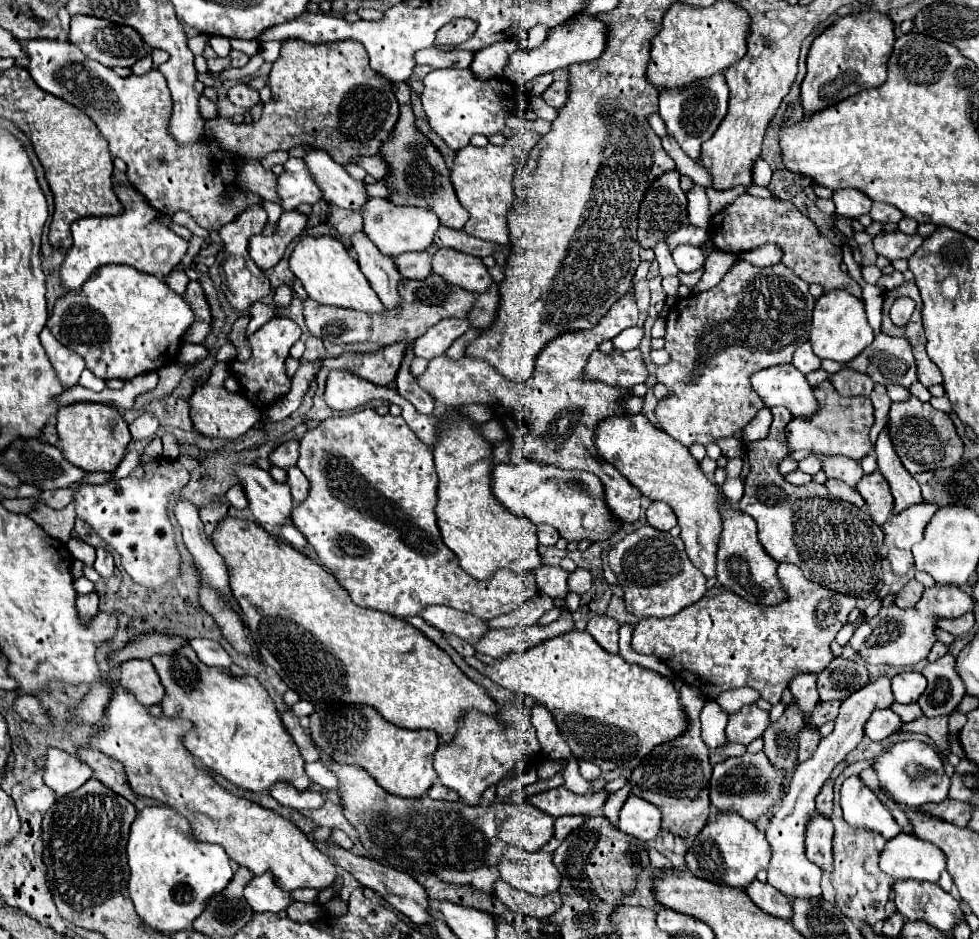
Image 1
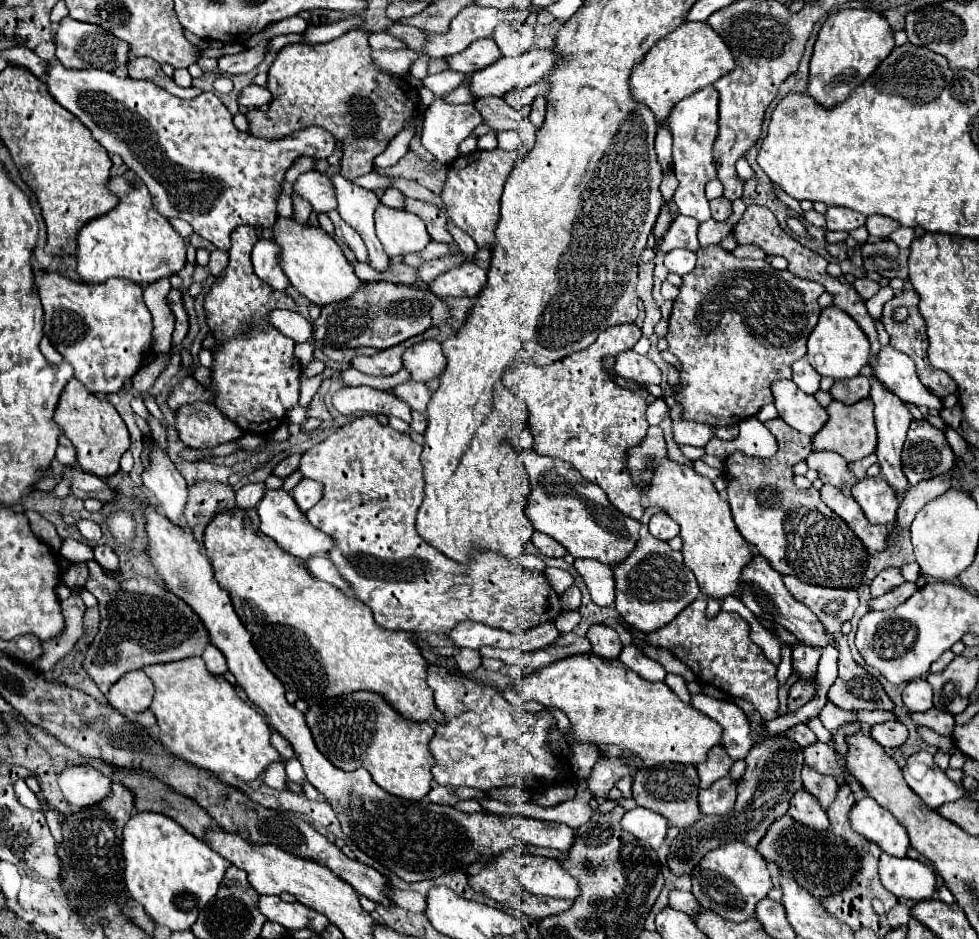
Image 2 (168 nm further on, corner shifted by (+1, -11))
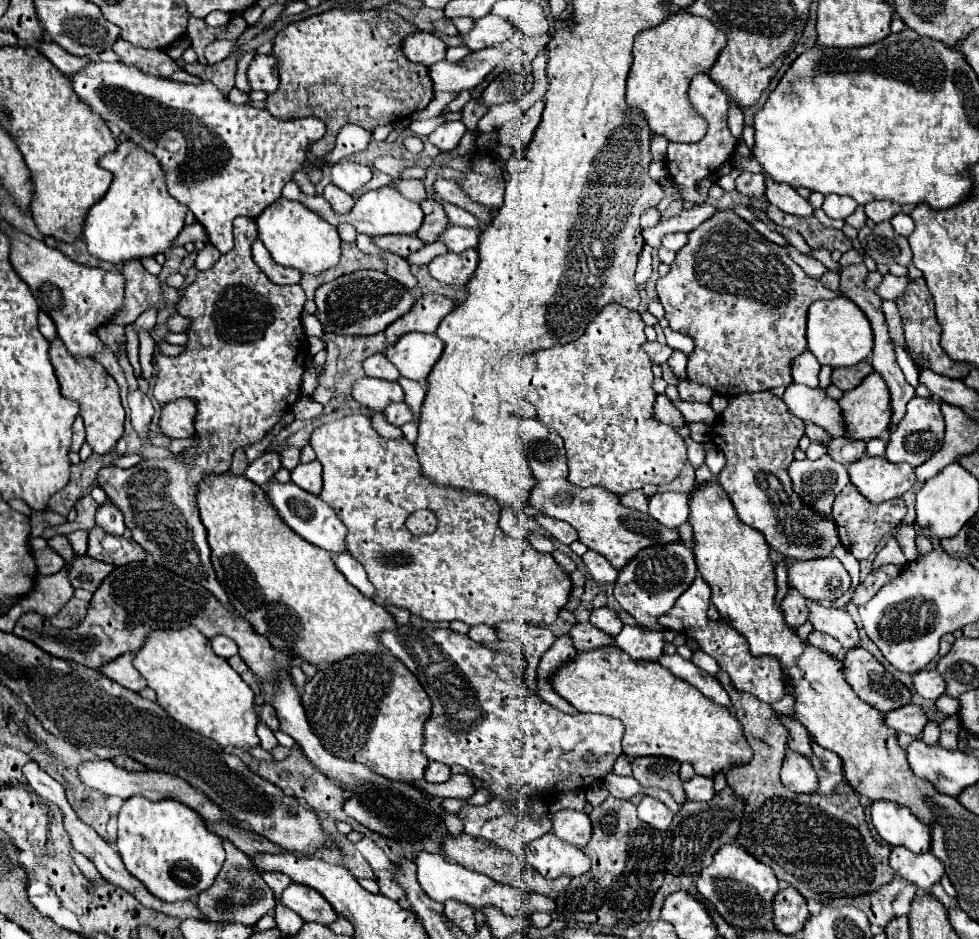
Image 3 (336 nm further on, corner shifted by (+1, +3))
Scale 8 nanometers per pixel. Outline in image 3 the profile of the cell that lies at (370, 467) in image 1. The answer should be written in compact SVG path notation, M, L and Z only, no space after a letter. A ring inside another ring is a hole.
M353 414L353 416L345 416L345 418L339 418L335 422L329 422L329 424L323 424L319 426L313 436L311 436L311 446L317 454L317 460L321 462L323 466L323 490L321 490L321 498L333 506L337 510L337 514L341 516L341 522L345 522L345 526L349 528L349 534L347 534L347 552L351 552L351 556L361 562L367 570L367 576L371 580L371 584L377 588L377 598L383 602L383 604L395 604L399 608L407 608L411 614L417 614L421 616L423 620L429 620L429 622L453 622L453 620L461 620L469 626L473 624L487 624L487 626L495 626L499 622L509 622L509 620L515 620L515 622L527 622L527 624L553 624L561 612L561 608L567 604L569 600L569 594L571 594L571 588L573 588L573 582L571 582L571 576L553 560L551 554L543 554L543 552L537 552L527 540L515 540L507 534L503 534L503 530L499 528L499 512L501 512L501 506L497 504L497 500L493 500L491 496L485 496L485 494L477 494L477 492L469 492L469 490L459 490L459 488L443 488L443 486L437 486L433 480L429 480L423 472L421 472L421 464L417 460L417 454L413 450L413 446L407 442L407 438L399 438L399 440L385 440L383 436L379 436L373 426L371 426L371 420L363 414ZM415 510L431 510L433 514L439 514L439 528L435 530L435 534L429 534L429 536L413 536L407 528L405 528L405 520L411 512Z

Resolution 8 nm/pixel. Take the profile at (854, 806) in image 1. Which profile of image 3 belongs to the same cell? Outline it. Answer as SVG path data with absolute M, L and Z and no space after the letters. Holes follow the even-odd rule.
M877 800L871 804L871 818L877 834L891 846L903 846L915 854L931 850L931 828L915 818L909 808Z

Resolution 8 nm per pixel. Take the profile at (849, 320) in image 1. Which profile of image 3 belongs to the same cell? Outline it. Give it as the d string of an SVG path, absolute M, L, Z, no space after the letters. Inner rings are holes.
M845 296L833 300L817 300L809 306L807 312L807 350L815 354L819 364L831 368L853 366L861 360L867 360L873 350L873 332L865 314Z

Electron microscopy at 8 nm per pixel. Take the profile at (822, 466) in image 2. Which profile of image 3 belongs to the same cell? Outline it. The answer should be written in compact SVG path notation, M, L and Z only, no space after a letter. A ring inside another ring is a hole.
M805 422L805 436L809 436L811 440L821 440L825 444L829 444L829 440L831 440L829 436L825 436L825 432L821 432L821 428L817 428L811 422Z

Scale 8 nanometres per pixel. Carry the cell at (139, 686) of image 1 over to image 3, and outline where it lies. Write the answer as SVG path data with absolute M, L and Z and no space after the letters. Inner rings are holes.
M127 652L127 654L121 654L117 660L111 660L111 662L105 662L101 666L101 674L115 680L117 684L133 690L133 692L141 692L147 684L145 684L145 678L133 668L131 664L133 660L133 654Z

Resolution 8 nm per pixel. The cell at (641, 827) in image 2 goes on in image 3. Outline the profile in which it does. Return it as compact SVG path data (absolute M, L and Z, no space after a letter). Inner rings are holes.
M643 796L641 804L637 806L639 810L639 818L645 822L645 824L651 824L653 828L657 830L667 830L671 820L673 820L673 812L657 798L651 798L651 796Z

